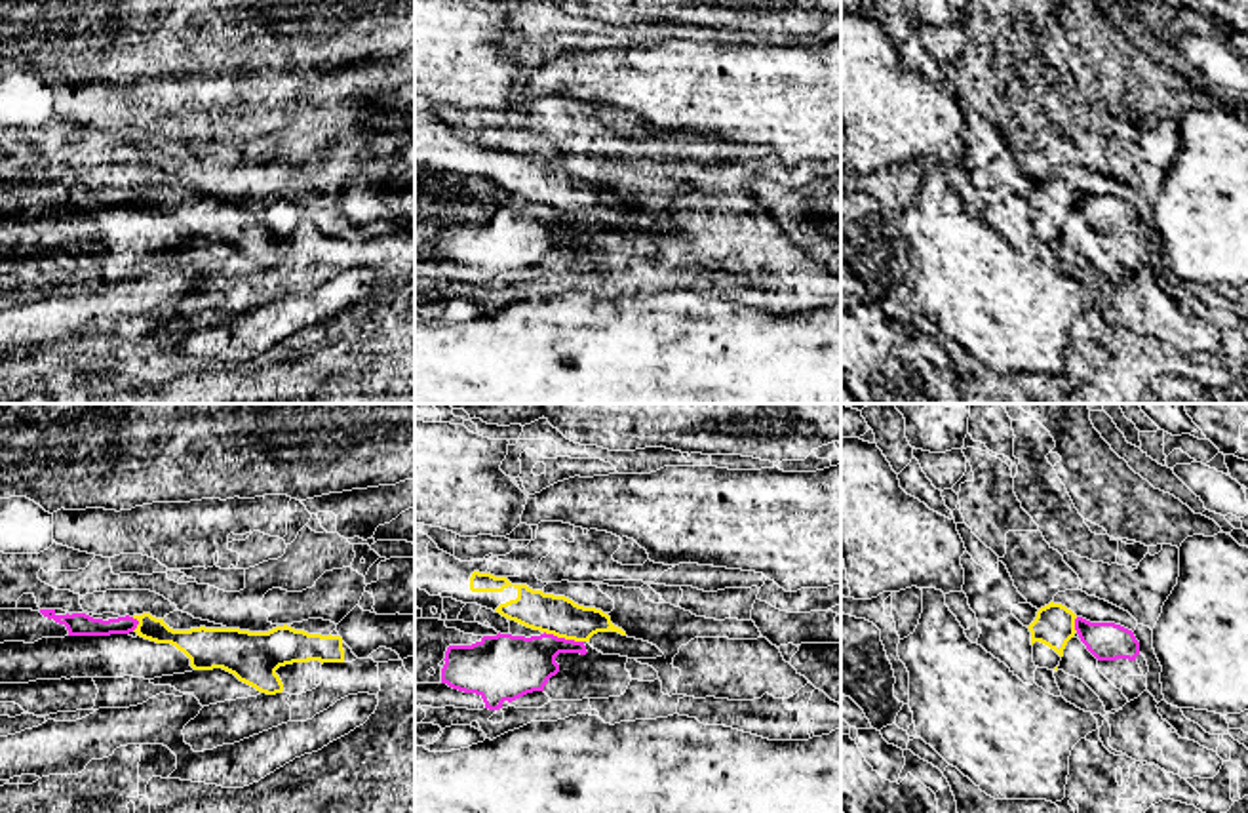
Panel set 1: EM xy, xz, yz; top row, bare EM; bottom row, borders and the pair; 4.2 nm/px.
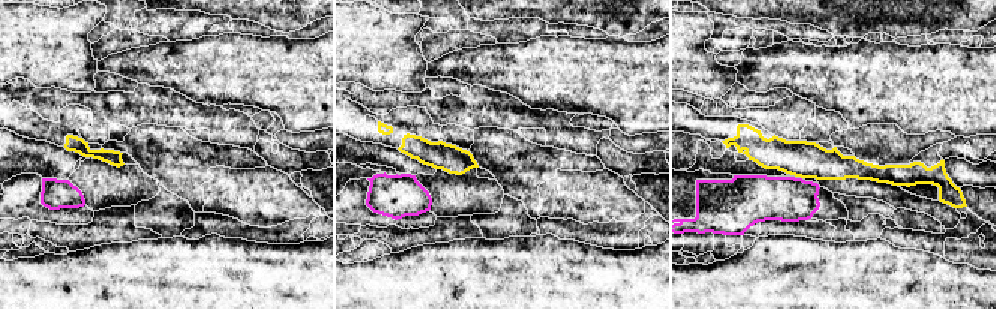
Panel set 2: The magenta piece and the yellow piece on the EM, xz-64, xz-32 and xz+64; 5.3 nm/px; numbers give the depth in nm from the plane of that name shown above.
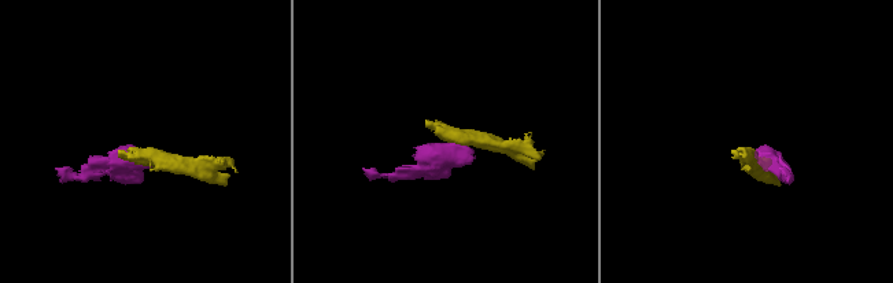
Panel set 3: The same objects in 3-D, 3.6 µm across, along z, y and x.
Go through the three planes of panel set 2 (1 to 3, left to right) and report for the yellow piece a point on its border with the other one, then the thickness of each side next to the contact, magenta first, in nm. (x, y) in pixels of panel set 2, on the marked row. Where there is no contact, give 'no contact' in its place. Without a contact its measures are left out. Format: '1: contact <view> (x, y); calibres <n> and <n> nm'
1: no contact
2: no contact
3: no contact

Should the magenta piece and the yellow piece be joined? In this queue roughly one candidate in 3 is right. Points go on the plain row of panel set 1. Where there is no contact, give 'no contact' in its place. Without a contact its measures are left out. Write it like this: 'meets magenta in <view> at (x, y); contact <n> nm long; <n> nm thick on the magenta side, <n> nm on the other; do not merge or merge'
meets magenta in xz at (564, 212); contact 180 nm long; 260 nm thick on the magenta side, 170 nm on the other; do not merge

